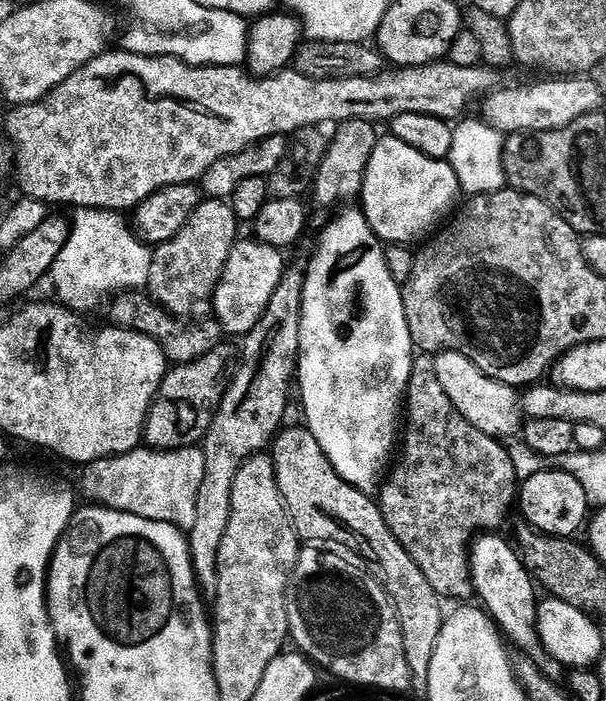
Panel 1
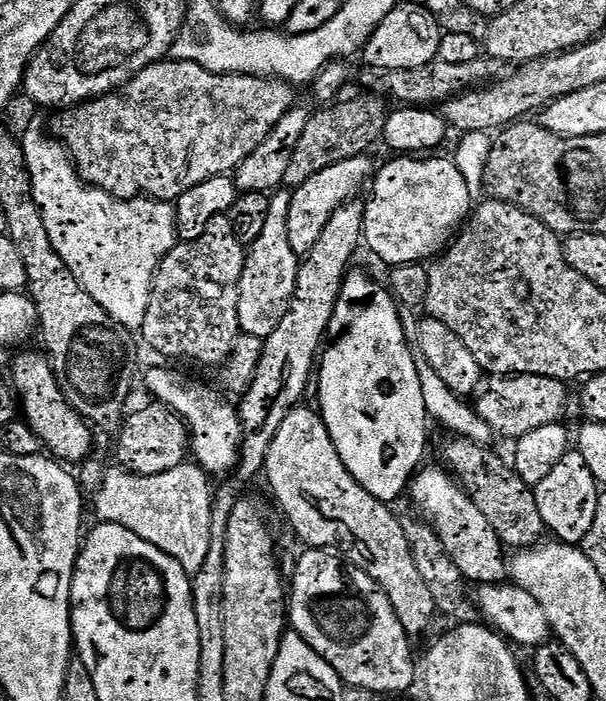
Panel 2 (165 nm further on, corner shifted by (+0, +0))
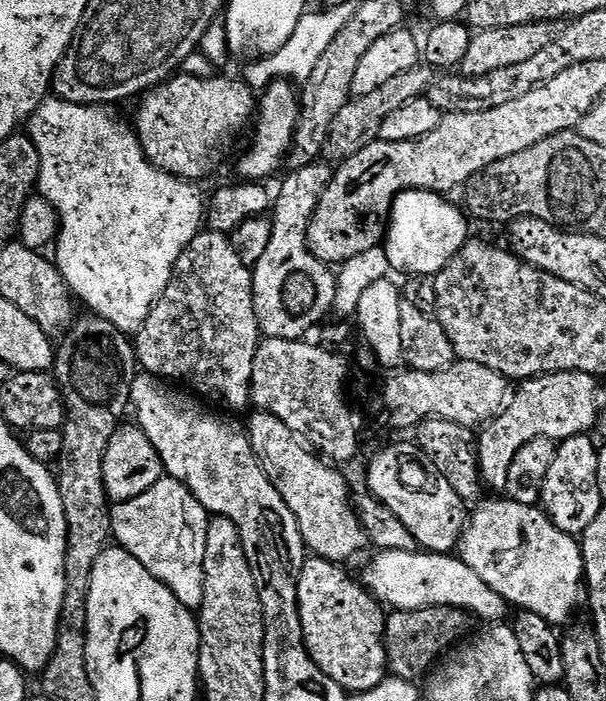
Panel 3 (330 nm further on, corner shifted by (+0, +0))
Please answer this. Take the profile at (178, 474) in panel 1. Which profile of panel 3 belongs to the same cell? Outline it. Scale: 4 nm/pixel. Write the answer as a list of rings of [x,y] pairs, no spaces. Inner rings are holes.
[[[162,478],[146,490],[146,494],[138,494],[138,498],[119,501],[110,512],[110,536],[119,547],[125,548],[154,578],[167,586],[174,598],[182,602],[182,606],[198,610],[202,606],[204,593],[204,555],[206,554],[206,530],[210,513],[194,498],[194,494],[185,484],[171,478]]]

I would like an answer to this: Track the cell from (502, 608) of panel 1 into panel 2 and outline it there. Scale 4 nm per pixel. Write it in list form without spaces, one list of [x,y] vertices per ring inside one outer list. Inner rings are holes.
[[[421,467],[410,481],[410,496],[417,504],[419,515],[438,534],[442,546],[446,546],[446,554],[458,566],[458,570],[464,575],[465,581],[473,585],[503,584],[509,575],[510,568],[506,563],[506,549],[500,543],[498,534],[494,534],[494,526],[486,522],[482,510],[470,502],[470,498],[464,489],[456,483],[455,479],[443,467]]]

